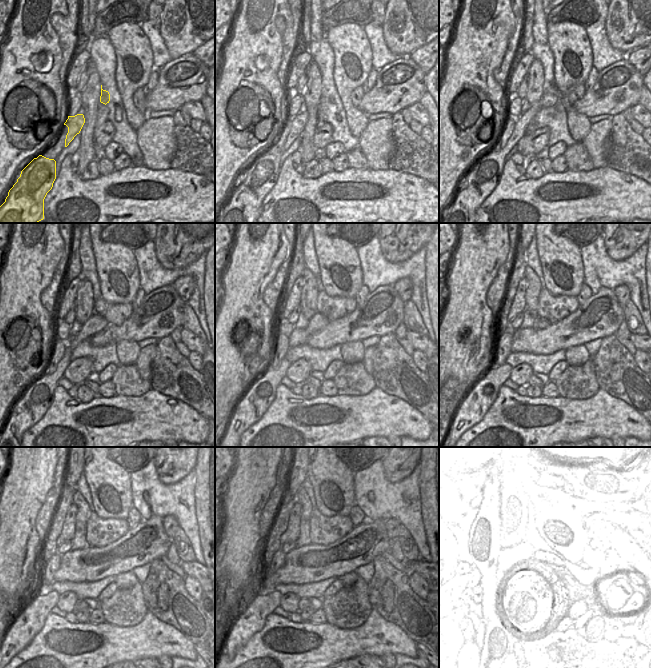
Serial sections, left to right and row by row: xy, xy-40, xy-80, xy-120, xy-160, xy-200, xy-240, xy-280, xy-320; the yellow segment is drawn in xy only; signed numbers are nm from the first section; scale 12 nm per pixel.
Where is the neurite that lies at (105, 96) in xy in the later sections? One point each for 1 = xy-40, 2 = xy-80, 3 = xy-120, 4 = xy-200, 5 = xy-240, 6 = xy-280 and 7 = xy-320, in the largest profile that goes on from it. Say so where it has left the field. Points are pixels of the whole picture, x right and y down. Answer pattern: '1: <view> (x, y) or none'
1: xy-40 (327, 96)
2: xy-80 (481, 180)
3: xy-120 (30, 408)
4: xy-200 (473, 407)
5: xy-240 (30, 621)
6: xy-280 (251, 620)
7: xy-320 (476, 618)

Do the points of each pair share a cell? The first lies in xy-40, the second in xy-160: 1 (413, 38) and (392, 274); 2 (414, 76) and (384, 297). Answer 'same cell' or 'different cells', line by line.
1: different cells
2: same cell

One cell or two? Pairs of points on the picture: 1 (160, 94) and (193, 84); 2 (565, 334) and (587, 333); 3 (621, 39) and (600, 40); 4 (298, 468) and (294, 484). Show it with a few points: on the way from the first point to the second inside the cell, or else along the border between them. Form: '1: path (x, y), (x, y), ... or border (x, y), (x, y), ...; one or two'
1: path (168, 94), (175, 88), (185, 88); one
2: path (570, 333), (582, 333); one
3: border (604, 21), (608, 42), (613, 47), (626, 53); two
4: path (298, 472), (295, 480); one

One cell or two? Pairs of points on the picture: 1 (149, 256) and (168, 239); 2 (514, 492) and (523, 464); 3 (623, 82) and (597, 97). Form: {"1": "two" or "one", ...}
{"1": "two", "2": "one", "3": "one"}

